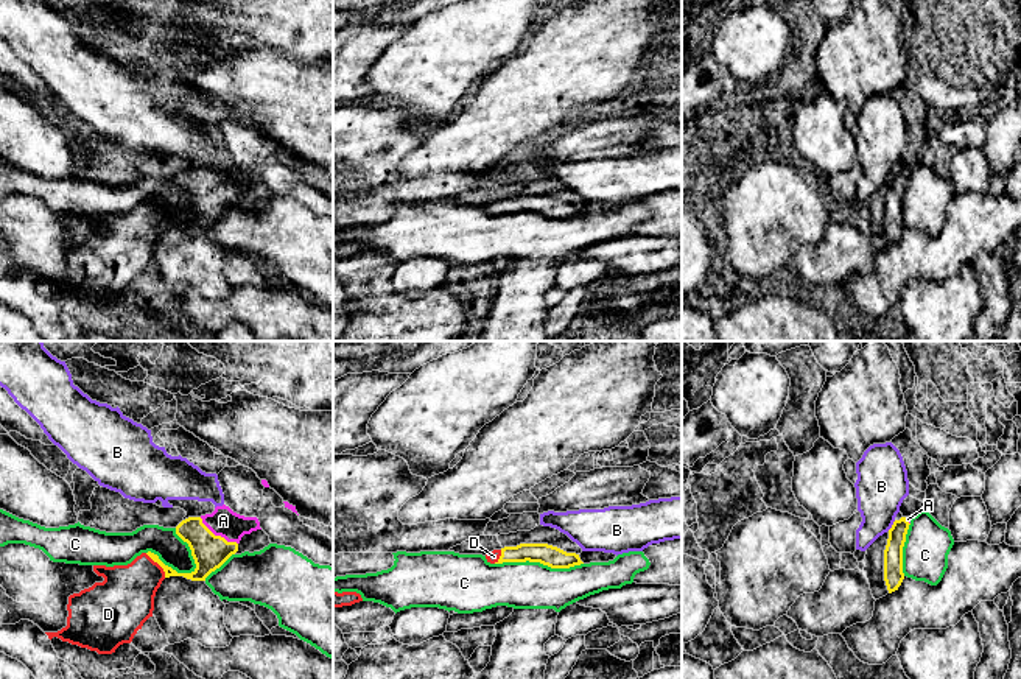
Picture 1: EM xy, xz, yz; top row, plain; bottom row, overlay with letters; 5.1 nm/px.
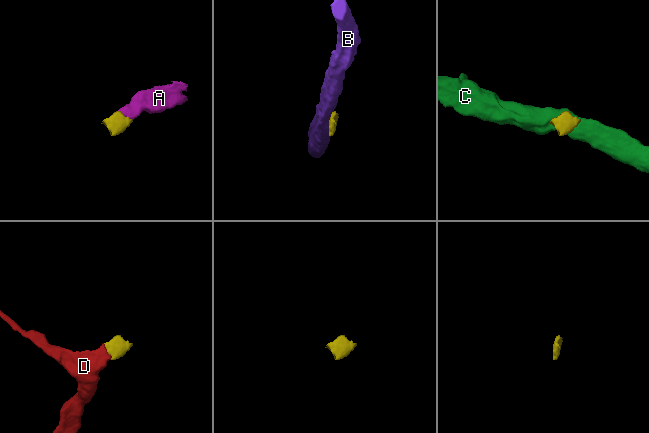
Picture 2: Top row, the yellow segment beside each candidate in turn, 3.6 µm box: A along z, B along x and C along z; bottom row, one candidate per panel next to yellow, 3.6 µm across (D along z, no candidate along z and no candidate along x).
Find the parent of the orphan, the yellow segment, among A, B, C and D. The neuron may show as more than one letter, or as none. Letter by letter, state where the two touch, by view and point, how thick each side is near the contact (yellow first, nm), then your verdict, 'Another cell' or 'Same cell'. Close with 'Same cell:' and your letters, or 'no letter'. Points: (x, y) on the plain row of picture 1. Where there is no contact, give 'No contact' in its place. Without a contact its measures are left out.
A: Touches yellow at xy (218, 187). Thickness 180 nm (yellow) against 150 nm. Same cell
B: Touches yellow at yz (892, 176). Thickness 100 nm (yellow) against 260 nm. Another cell
C: Touches yellow at xy (170, 218). Thickness 180 nm (yellow) against 160 nm. Another cell
D: Touches yellow at xy (157, 214). Thickness 140 nm (yellow) against 300 nm. Same cell
Same cell: A, D

